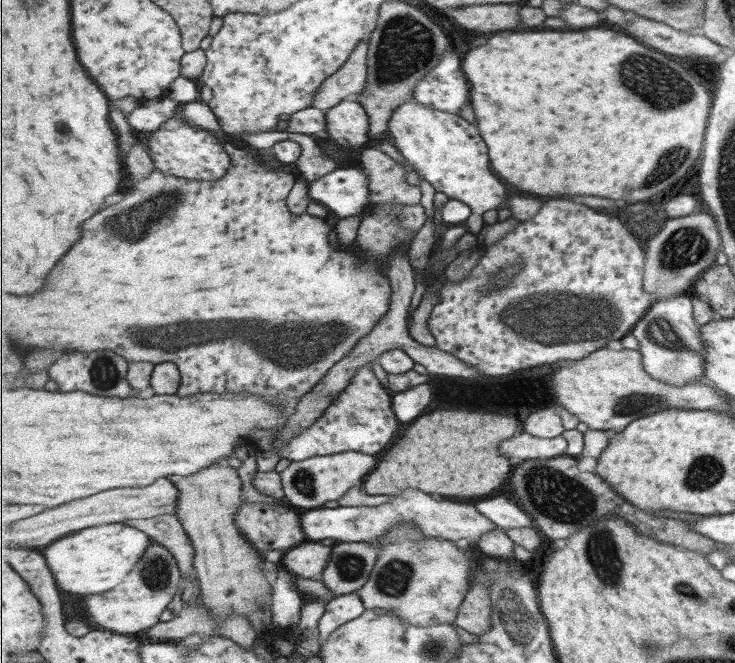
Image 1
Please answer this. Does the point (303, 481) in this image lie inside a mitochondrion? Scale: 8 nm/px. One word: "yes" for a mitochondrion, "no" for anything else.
yes

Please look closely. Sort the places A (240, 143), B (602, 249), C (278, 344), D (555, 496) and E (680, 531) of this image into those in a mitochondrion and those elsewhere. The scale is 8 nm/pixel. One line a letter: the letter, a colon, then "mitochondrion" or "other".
A: other
B: other
C: mitochondrion
D: mitochondrion
E: other

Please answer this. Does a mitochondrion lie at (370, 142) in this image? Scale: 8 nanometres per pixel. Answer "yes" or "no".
no

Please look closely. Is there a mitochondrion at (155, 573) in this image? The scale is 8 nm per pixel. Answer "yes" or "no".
yes

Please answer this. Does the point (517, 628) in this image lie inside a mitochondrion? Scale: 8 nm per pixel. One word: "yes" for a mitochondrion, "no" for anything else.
yes

